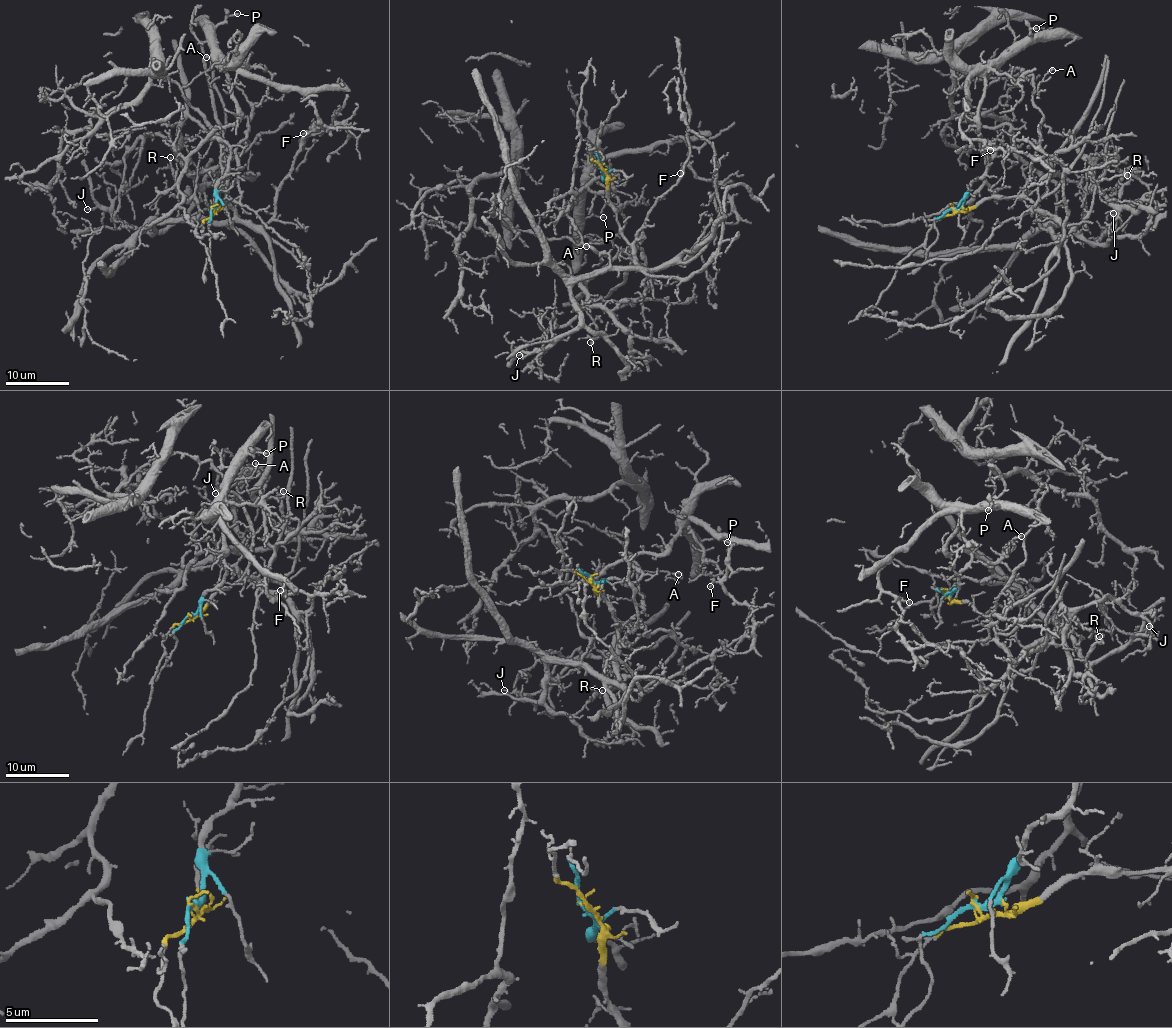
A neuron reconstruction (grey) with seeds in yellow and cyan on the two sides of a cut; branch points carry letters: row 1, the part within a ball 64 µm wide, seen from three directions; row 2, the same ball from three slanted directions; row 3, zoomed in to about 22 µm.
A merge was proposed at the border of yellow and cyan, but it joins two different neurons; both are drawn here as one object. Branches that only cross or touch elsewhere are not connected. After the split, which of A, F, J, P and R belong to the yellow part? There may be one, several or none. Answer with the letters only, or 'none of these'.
A, J, R

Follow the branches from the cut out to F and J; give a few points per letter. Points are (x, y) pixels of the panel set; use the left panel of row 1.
F: (213, 209), (230, 148), (209, 138), (237, 120), (229, 68), (304, 95), (318, 123), (302, 134)
J: (213, 209), (220, 187), (234, 216), (222, 222), (151, 218), (149, 232), (130, 229), (108, 210), (87, 209)

